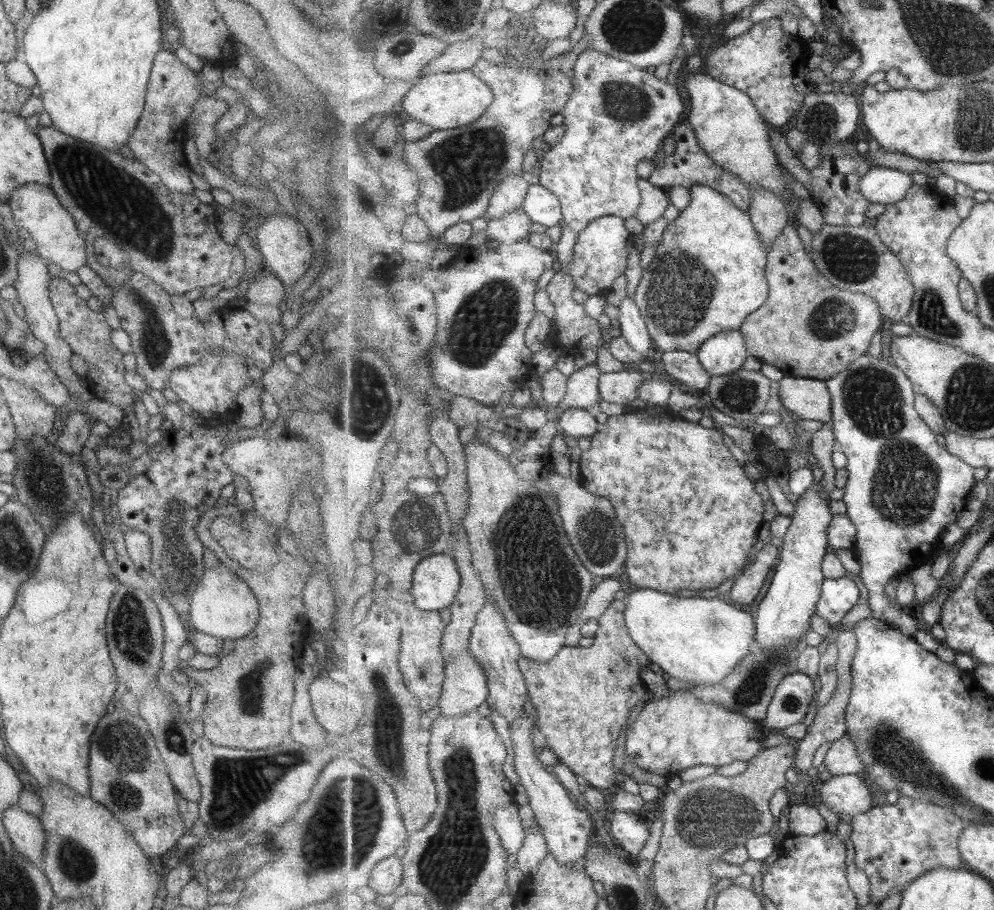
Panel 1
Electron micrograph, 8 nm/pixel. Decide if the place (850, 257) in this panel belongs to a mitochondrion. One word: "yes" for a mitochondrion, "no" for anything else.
yes

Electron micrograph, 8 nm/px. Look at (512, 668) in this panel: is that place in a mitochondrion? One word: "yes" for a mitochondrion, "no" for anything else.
no

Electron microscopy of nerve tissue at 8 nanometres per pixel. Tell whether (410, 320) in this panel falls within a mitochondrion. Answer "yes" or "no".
yes

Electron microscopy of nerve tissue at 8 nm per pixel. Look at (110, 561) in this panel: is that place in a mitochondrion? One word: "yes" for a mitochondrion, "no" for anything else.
no

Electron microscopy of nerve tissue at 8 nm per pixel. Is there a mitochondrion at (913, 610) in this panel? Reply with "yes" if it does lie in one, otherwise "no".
no

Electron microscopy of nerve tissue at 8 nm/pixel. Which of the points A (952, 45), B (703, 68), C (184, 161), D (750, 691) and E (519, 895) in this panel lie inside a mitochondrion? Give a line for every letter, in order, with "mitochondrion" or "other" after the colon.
A: mitochondrion
B: other
C: other
D: mitochondrion
E: other

